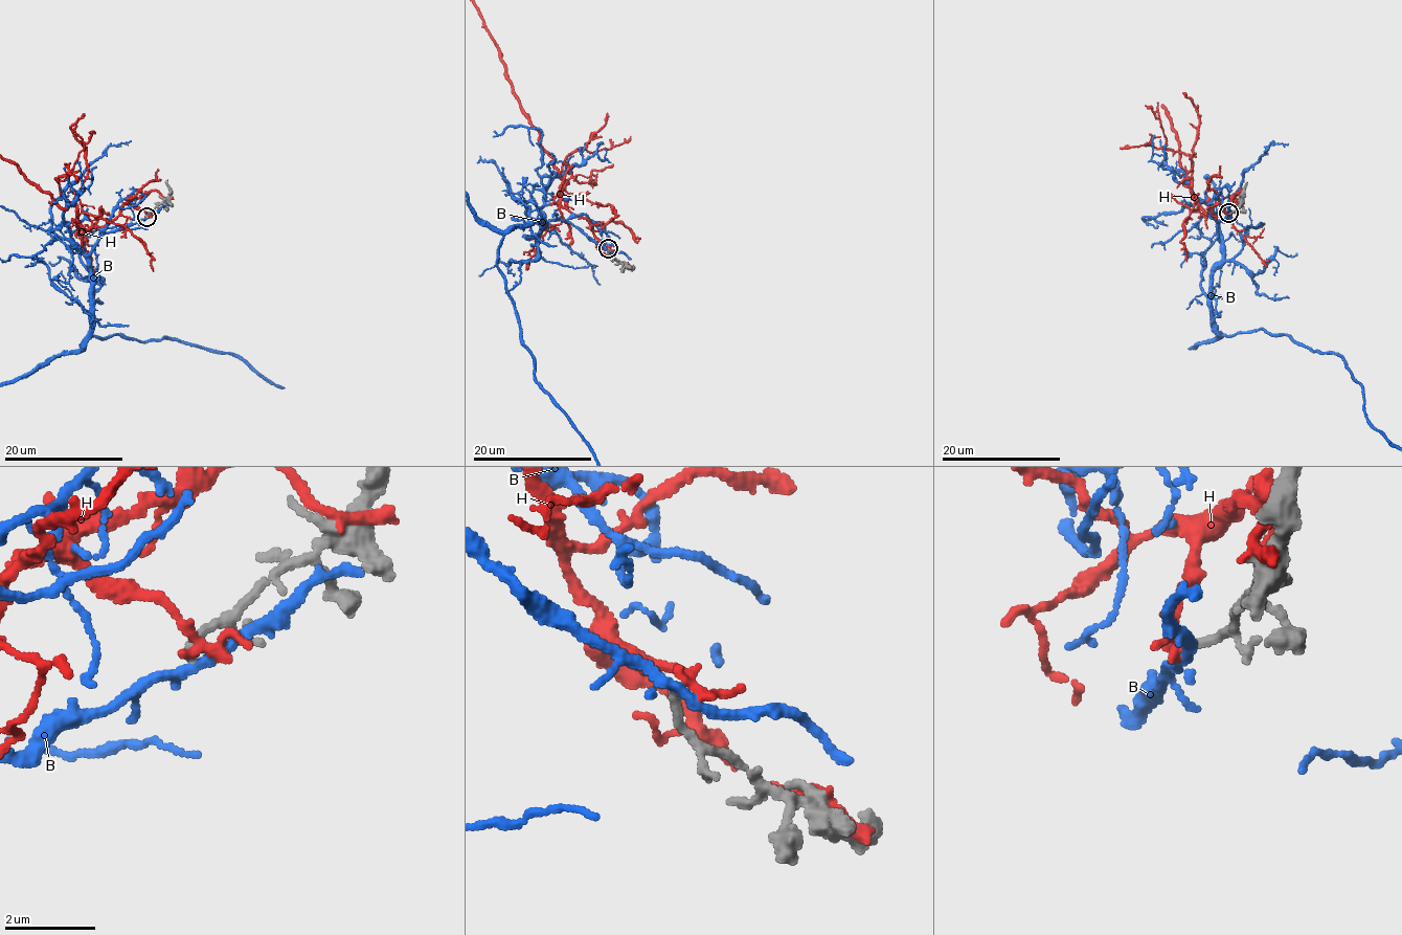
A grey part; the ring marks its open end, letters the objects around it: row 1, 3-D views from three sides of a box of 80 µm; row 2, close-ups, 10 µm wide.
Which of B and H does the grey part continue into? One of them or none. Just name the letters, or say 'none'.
none

